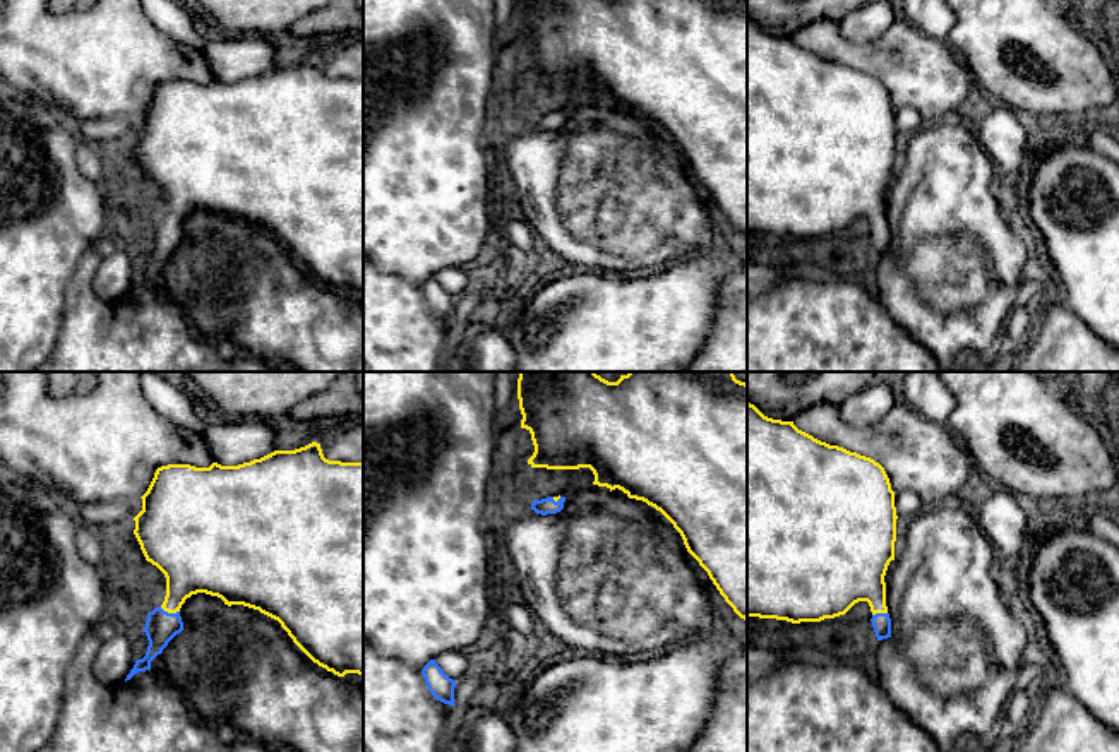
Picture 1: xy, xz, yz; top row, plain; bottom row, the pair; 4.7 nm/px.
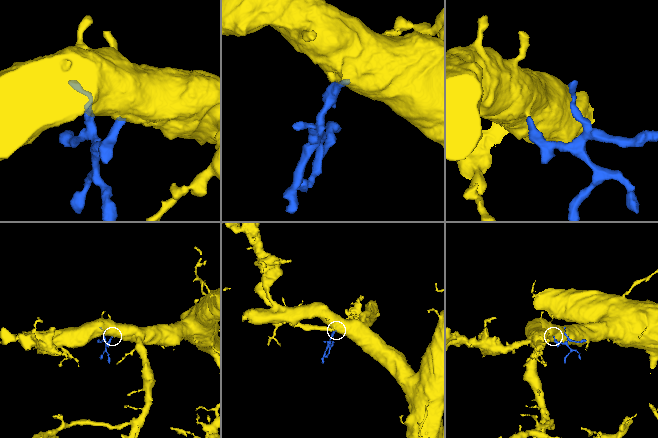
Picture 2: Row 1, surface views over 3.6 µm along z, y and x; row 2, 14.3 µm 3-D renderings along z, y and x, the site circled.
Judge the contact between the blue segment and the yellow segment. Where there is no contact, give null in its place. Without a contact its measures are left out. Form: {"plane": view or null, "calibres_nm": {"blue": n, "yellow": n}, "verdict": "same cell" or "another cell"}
{"plane": "xy", "calibres_nm": {"blue": 150, "yellow": 260}, "verdict": "same cell"}

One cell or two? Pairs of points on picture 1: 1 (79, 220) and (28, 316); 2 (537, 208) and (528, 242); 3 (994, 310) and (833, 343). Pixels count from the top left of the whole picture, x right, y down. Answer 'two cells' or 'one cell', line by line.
1: one cell
2: two cells
3: two cells

